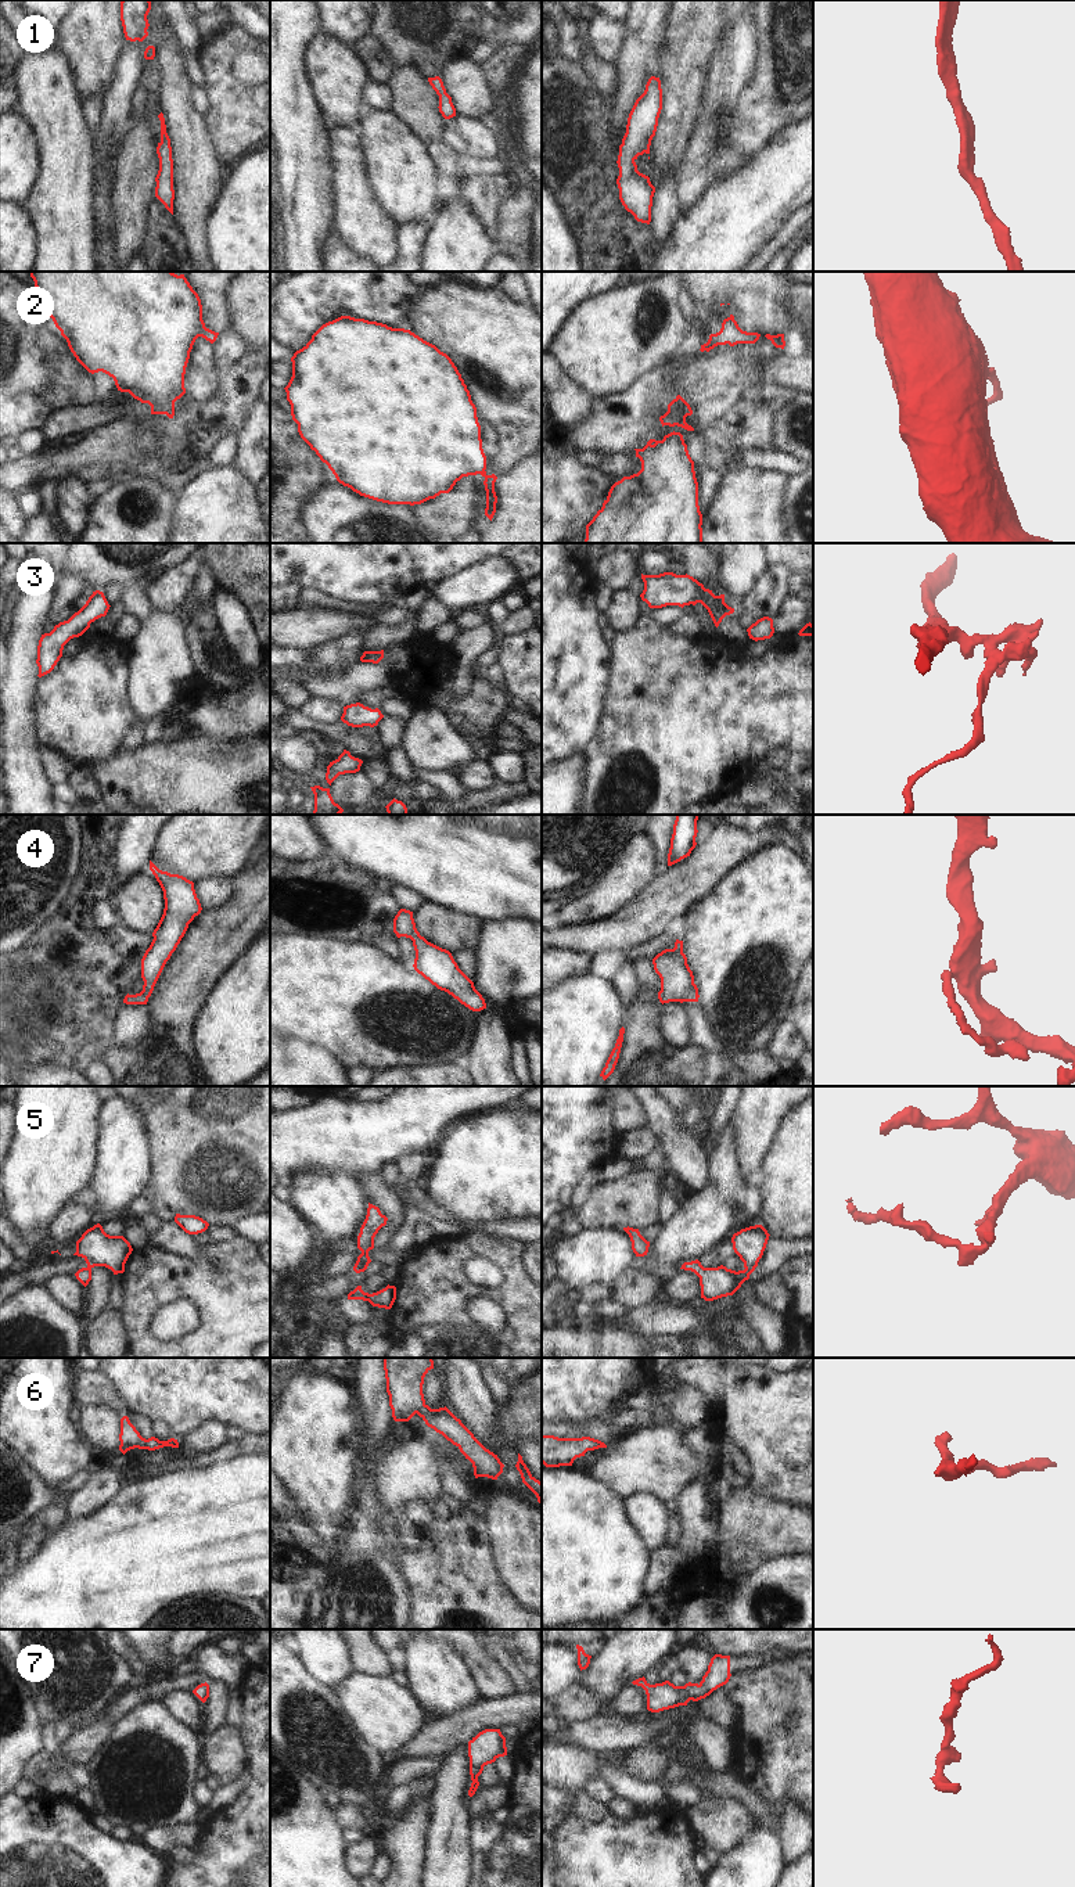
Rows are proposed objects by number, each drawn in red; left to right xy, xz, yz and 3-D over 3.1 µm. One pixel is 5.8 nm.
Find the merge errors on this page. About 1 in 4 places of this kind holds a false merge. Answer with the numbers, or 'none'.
5.

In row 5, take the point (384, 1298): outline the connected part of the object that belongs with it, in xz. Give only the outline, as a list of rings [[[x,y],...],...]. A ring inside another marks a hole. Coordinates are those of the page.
[[[388,1284],[385,1288],[373,1294],[363,1291],[359,1300],[368,1301],[373,1306],[391,1309],[396,1300],[396,1287]]]

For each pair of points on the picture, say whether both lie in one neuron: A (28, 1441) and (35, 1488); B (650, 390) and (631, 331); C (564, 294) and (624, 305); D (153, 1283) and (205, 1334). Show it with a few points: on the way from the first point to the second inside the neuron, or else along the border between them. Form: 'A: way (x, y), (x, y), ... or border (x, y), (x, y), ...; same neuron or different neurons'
A: border (14, 1448), (53, 1487); different neurons
B: border (654, 367), (618, 392); different neurons
C: border (614, 286), (581, 301), (564, 320); different neurons
D: way (173, 1283), (184, 1283), (205, 1304), (205, 1314); same neuron

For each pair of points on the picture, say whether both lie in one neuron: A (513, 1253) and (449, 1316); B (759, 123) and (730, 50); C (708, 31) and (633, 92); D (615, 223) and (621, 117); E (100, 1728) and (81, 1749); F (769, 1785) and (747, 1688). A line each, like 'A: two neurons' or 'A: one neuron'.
A: one neuron
B: two neurons
C: two neurons
D: two neurons
E: one neuron
F: one neuron

